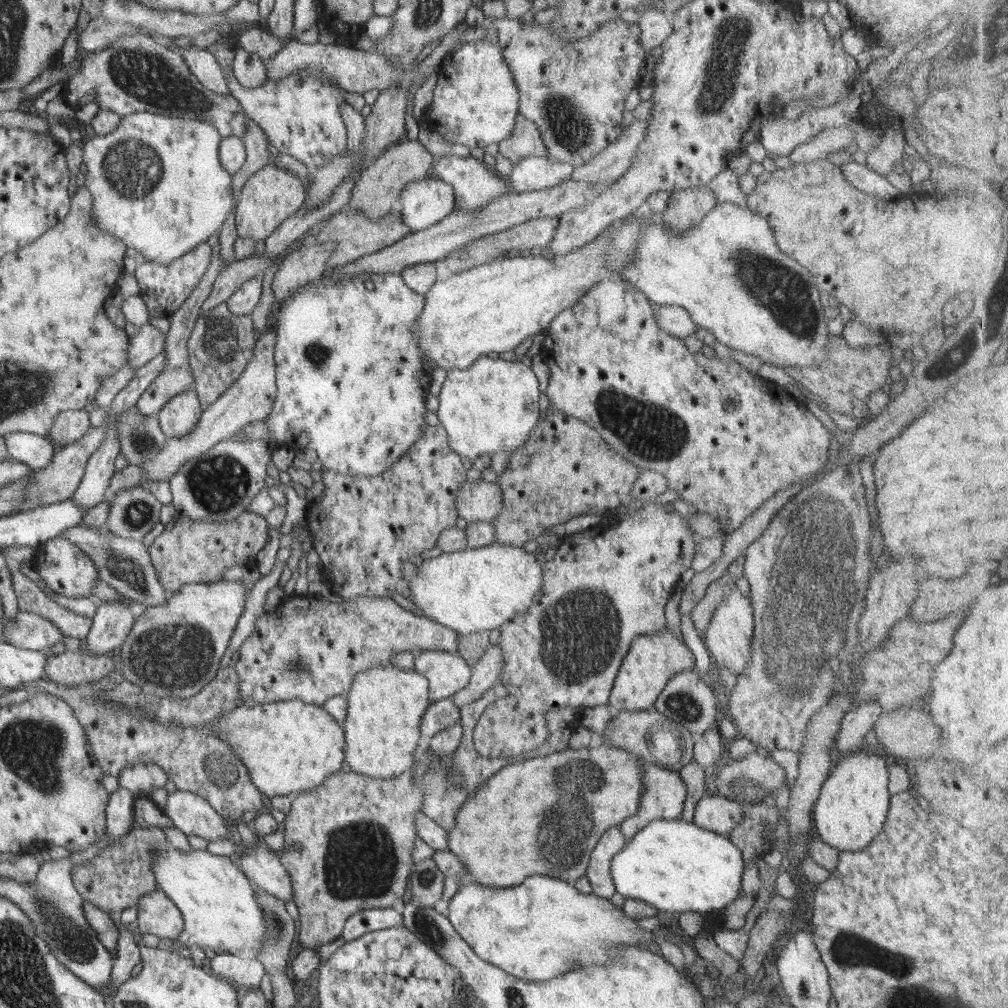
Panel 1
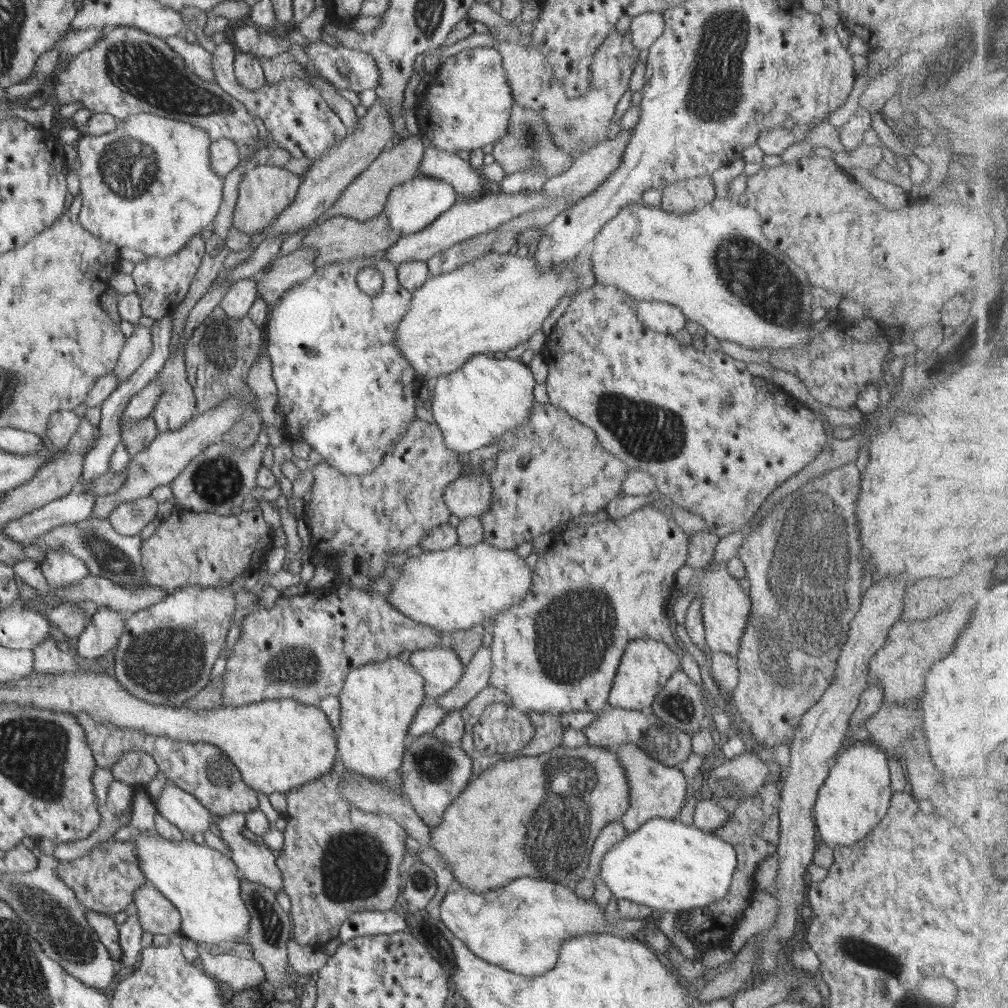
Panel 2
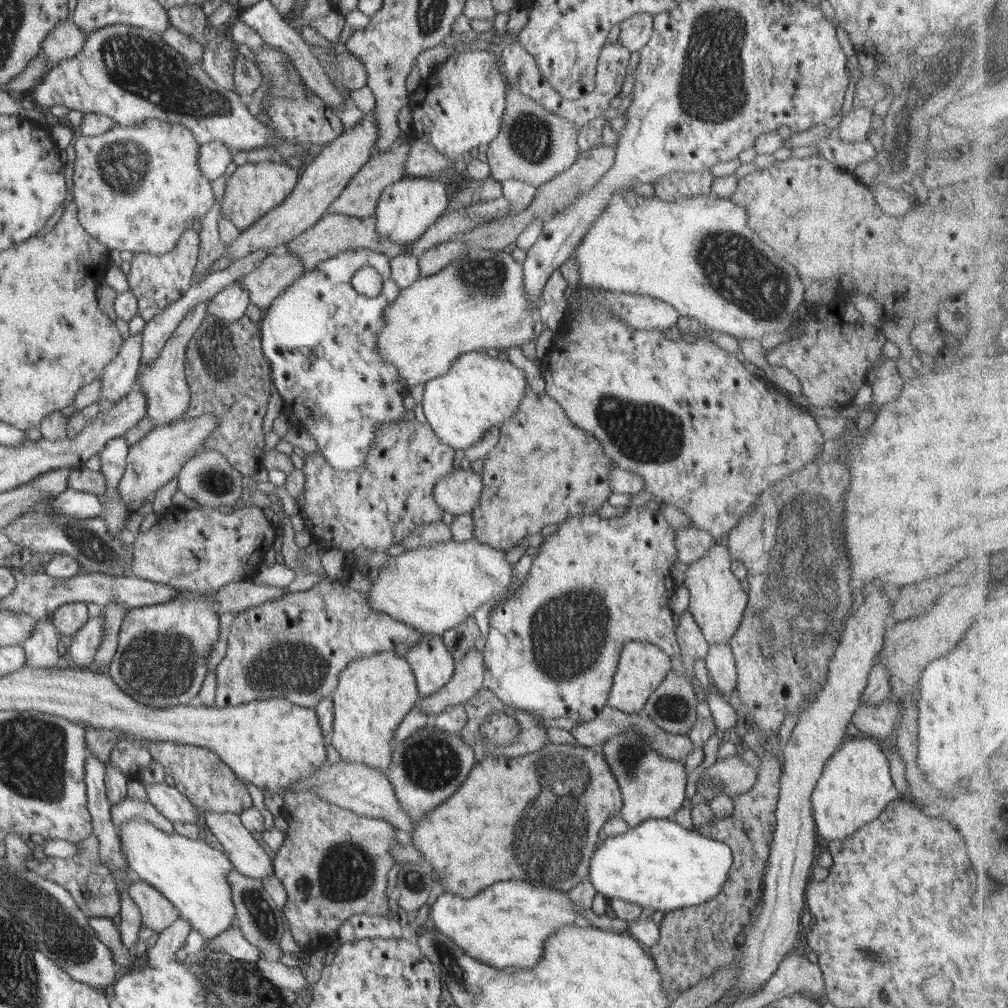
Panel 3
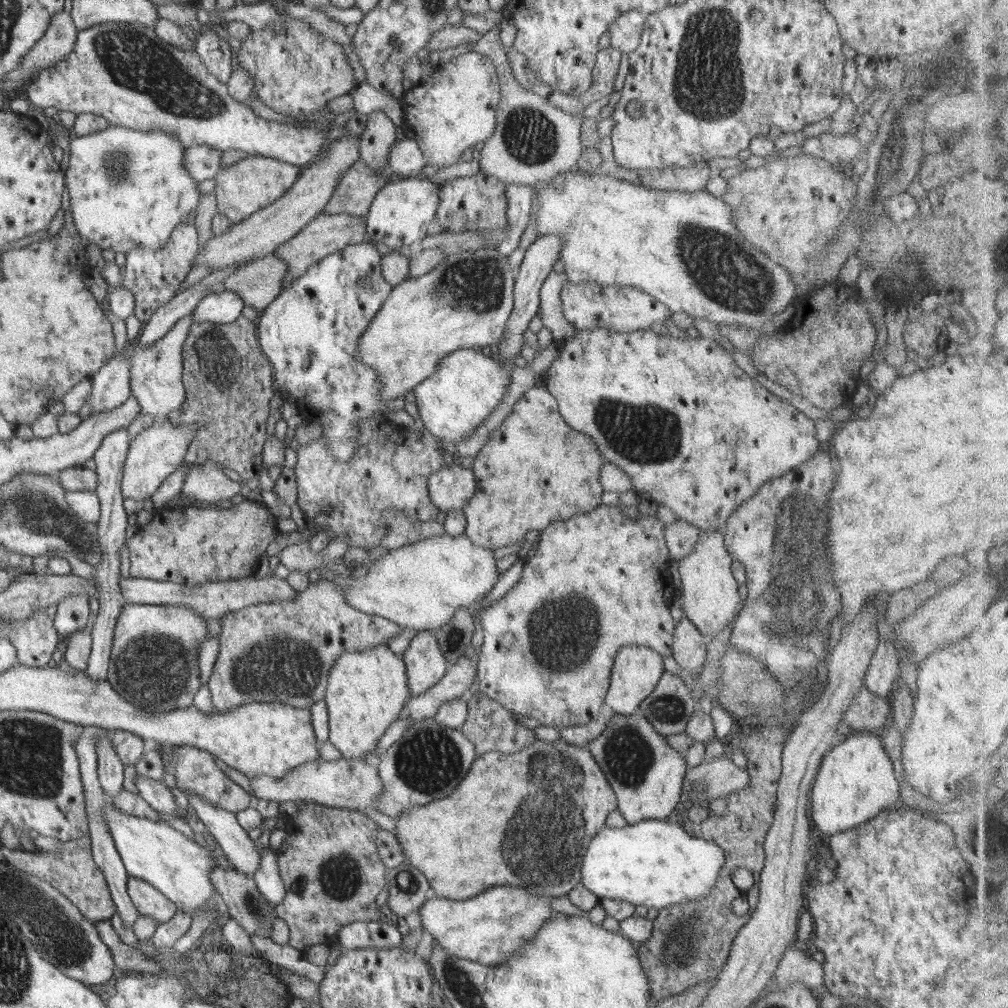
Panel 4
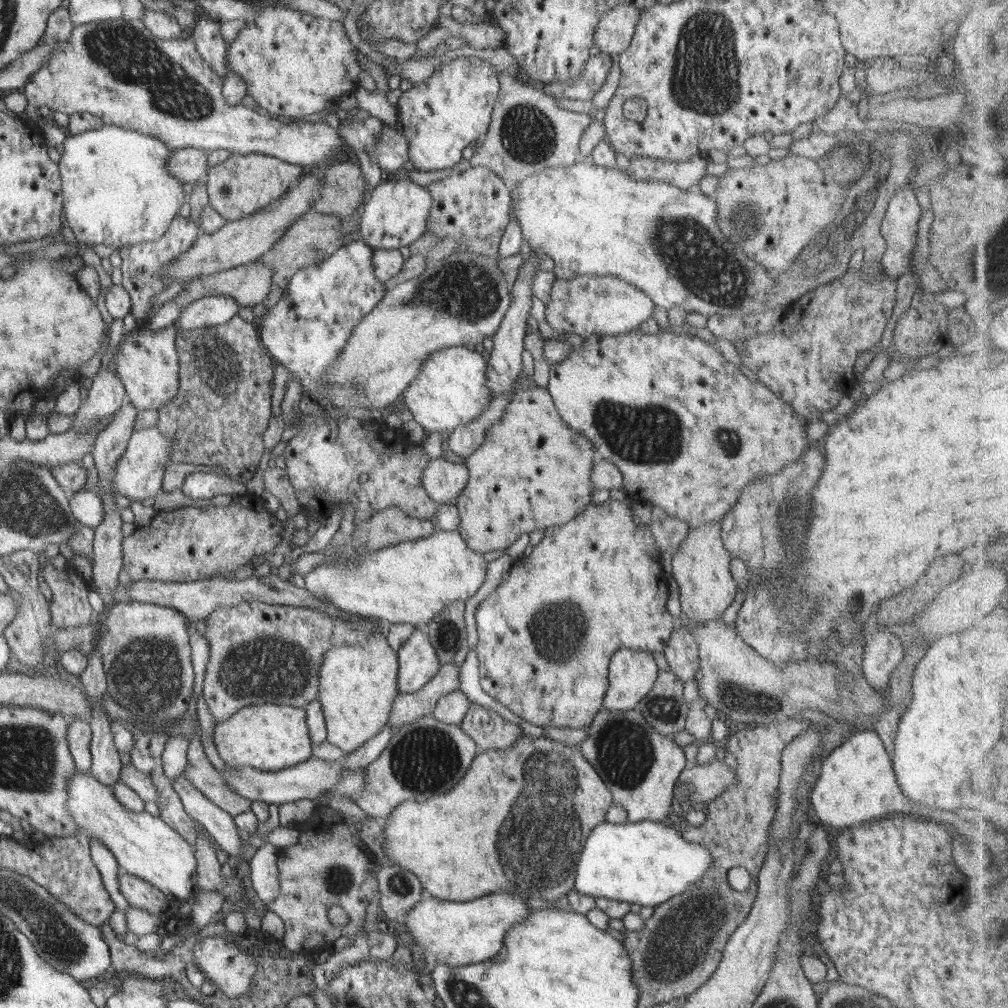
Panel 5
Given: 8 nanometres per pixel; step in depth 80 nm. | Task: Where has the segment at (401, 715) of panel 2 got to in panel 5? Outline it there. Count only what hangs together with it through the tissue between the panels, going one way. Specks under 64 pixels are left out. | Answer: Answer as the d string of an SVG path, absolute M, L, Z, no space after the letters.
M375 633L368 640L358 644L334 646L323 656L323 663L319 670L319 698L322 703L325 723L327 726L327 740L338 746L345 755L352 754L370 738L374 738L388 722L397 697L397 669L398 657L386 636Z

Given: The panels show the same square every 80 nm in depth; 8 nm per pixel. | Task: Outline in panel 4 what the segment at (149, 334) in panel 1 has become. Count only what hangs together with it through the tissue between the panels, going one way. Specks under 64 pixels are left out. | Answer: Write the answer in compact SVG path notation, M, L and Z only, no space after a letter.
M130 343L110 363L93 374L93 387L89 396L92 414L119 407L131 395Z

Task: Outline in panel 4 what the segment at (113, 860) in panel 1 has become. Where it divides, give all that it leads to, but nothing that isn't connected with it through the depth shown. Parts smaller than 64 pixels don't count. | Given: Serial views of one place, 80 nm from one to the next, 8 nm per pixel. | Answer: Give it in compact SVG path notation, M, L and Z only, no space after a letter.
M86 835L77 841L68 842L65 848L66 850L62 851L32 853L20 849L6 849L2 844L1 852L4 856L2 865L23 870L55 886L78 907L80 914L92 924L98 920L110 920L116 914L116 908L112 904L113 898L110 898L108 894L109 883L106 882L104 872L93 860L92 840Z

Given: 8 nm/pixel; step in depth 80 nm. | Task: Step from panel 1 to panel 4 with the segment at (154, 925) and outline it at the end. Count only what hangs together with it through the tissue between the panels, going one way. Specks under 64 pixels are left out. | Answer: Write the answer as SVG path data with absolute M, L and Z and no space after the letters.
M129 877L127 890L138 913L154 919L158 924L170 921L178 911L174 902L146 881Z

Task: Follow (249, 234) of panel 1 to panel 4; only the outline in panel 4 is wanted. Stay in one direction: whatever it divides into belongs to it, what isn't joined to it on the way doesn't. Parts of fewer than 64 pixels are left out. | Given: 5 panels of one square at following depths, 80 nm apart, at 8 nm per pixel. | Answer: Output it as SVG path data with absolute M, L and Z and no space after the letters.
M260 155L248 156L232 165L221 167L214 178L217 212L226 216L232 225L250 218L251 214L278 200L298 180L302 169L302 166Z

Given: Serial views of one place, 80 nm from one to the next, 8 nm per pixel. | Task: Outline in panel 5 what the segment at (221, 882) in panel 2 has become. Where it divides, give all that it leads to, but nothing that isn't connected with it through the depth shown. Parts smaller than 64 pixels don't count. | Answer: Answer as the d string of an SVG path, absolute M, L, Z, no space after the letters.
M77 769L68 779L66 792L66 812L82 828L81 833L100 840L128 874L146 880L169 898L193 901L202 890L197 884L195 848L166 822L162 822L162 818L151 816L146 811L134 813L126 809L113 794L113 788L98 782L92 774L80 773Z

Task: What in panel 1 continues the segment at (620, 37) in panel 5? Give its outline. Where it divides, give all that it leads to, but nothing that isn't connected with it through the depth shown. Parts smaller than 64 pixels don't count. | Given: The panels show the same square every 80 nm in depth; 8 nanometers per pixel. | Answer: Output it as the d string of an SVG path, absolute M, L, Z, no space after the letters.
M648 9L646 12L641 13L638 24L641 28L639 40L647 51L663 44L673 33L670 16L655 9Z

